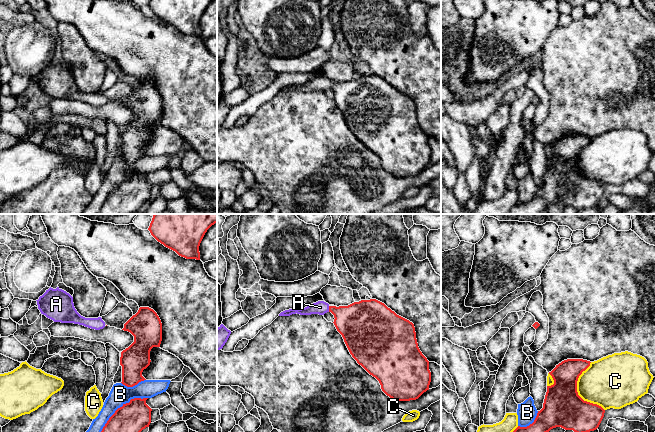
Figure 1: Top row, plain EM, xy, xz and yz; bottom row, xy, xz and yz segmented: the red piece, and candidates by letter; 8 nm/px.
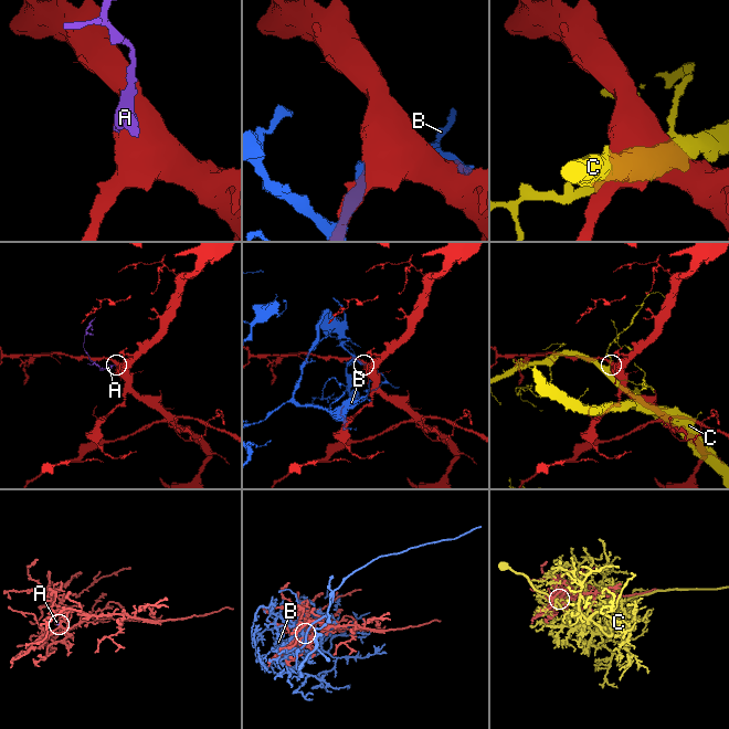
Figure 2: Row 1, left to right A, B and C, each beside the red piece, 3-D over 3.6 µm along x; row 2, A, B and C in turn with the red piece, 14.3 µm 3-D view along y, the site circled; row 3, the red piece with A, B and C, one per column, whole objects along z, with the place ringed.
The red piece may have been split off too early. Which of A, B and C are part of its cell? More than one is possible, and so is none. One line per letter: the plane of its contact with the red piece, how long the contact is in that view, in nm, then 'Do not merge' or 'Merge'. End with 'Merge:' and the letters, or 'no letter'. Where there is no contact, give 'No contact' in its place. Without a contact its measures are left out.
A: Touches red in xz. Shared border 50 nm. Merge
B: Touches red in xy. Shared border 480 nm. Do not merge
C: Touches red in yz. Shared border 400 nm. Do not merge
Merge: A

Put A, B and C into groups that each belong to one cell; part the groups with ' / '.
A / B / C

